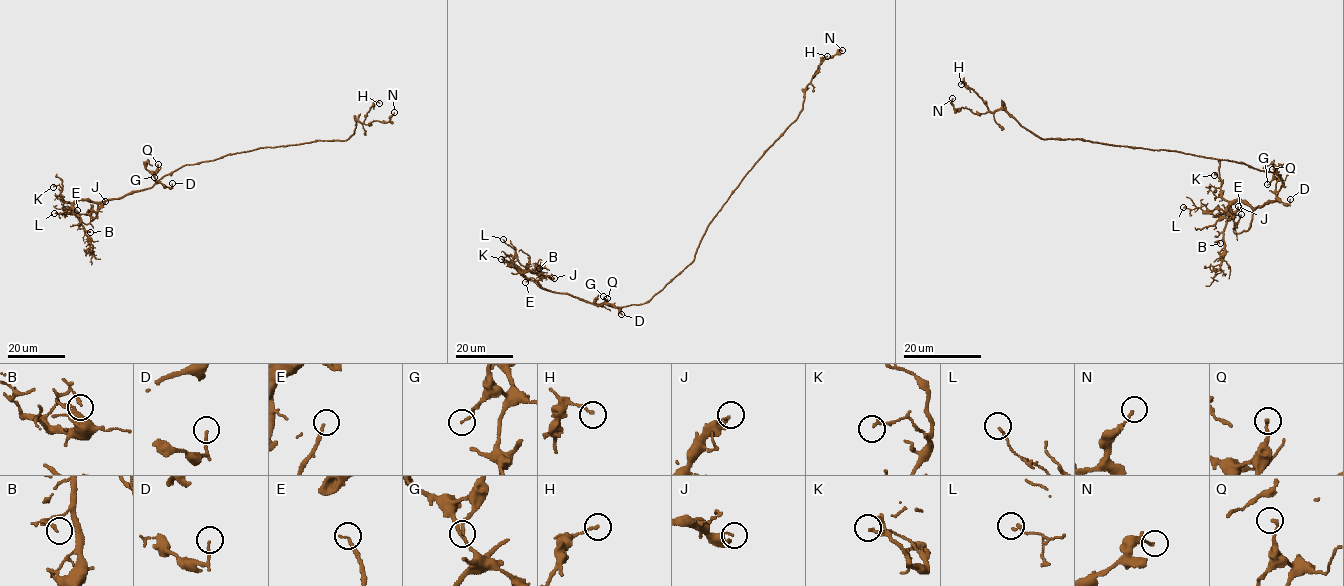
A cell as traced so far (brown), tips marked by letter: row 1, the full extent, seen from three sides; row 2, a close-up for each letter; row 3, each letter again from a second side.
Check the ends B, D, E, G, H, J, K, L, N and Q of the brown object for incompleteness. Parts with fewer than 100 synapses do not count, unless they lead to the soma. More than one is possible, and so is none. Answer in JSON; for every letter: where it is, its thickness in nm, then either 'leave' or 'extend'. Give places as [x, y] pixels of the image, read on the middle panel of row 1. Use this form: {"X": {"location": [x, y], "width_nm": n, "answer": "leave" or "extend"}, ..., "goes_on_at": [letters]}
{"B": {"location": [539, 268], "width_nm": 150, "answer": "leave"}, "D": {"location": [621, 314], "width_nm": 140, "answer": "leave"}, "E": {"location": [525, 282], "width_nm": 190, "answer": "extend"}, "G": {"location": [603, 296], "width_nm": 130, "answer": "leave"}, "H": {"location": [827, 56], "width_nm": 140, "answer": "leave"}, "J": {"location": [554, 278], "width_nm": 200, "answer": "leave"}, "K": {"location": [501, 259], "width_nm": 130, "answer": "leave"}, "L": {"location": [503, 239], "width_nm": 140, "answer": "leave"}, "N": {"location": [842, 50], "width_nm": 150, "answer": "leave"}, "Q": {"location": [607, 298], "width_nm": 160, "answer": "leave"}, "goes_on_at": ["E"]}

